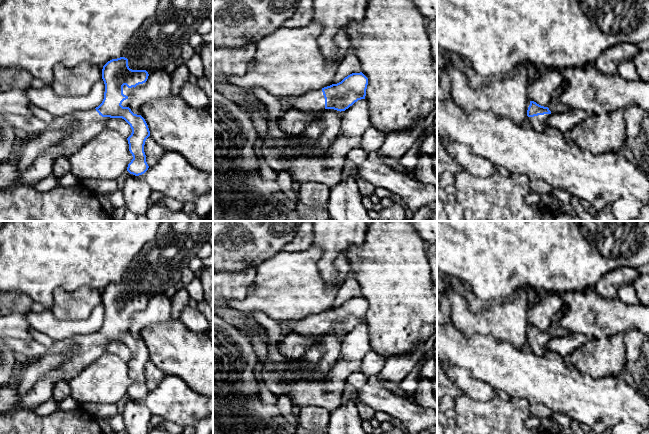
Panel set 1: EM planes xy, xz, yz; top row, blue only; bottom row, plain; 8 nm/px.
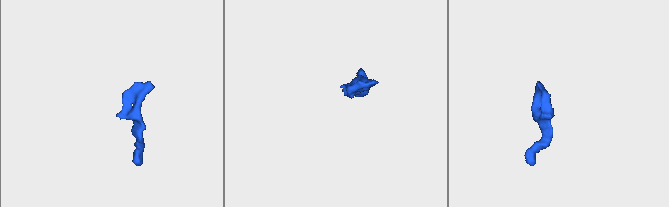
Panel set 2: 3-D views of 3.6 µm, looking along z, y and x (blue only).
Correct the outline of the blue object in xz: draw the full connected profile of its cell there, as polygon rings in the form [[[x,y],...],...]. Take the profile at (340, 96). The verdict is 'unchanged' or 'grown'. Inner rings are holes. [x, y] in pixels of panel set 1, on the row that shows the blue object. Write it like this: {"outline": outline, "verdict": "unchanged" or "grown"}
{"outline": [[[352,73],[341,82],[305,95],[289,97],[289,104],[294,110],[321,112],[325,109],[345,111],[355,102],[365,99],[368,78],[362,73]]], "verdict": "grown"}

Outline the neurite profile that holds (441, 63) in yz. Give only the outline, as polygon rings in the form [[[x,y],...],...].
[[[437,48],[437,78],[439,79],[439,81],[443,73],[446,71],[445,66],[446,61],[444,59],[443,53],[439,48]]]

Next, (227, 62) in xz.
[[[255,44],[239,48],[213,48],[213,85],[227,82],[233,75],[244,75],[247,64],[254,59],[255,53]]]

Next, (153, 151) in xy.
[[[149,136],[145,141],[144,152],[148,166],[153,167],[166,151]]]

